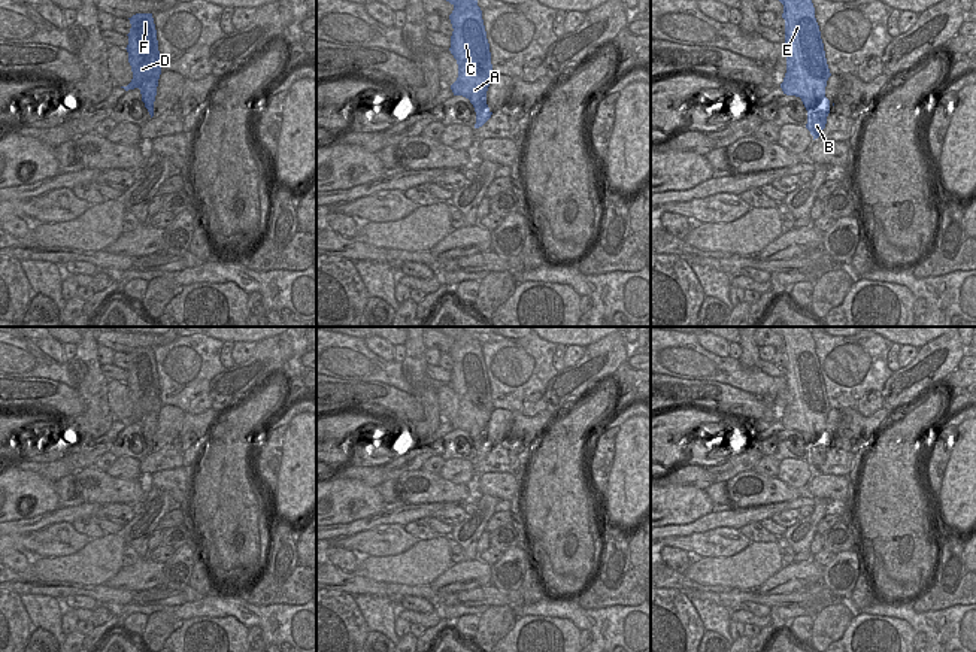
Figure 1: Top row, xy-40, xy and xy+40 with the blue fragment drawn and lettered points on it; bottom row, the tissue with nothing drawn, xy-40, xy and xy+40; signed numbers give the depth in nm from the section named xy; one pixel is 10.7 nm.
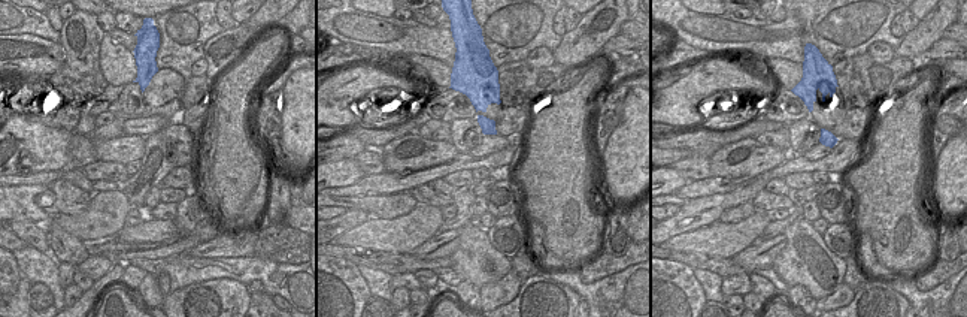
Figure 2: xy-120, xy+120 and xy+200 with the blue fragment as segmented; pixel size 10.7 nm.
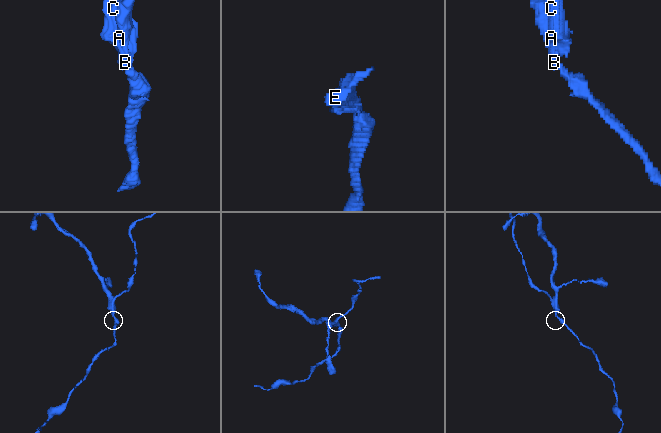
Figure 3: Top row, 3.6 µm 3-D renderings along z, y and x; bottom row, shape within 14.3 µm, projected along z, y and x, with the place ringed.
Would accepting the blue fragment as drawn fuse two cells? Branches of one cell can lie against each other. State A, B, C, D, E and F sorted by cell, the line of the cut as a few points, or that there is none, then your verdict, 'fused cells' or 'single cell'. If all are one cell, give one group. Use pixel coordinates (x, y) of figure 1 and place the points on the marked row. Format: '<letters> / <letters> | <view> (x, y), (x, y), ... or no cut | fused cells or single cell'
A C D E F / B | xy-40 (158, 60), (152, 66), (152, 73), (139, 88) | fused cells

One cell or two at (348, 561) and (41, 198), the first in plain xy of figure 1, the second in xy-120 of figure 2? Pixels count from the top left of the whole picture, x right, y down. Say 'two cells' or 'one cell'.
two cells

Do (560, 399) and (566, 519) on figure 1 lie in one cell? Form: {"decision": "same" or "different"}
{"decision": "different"}

